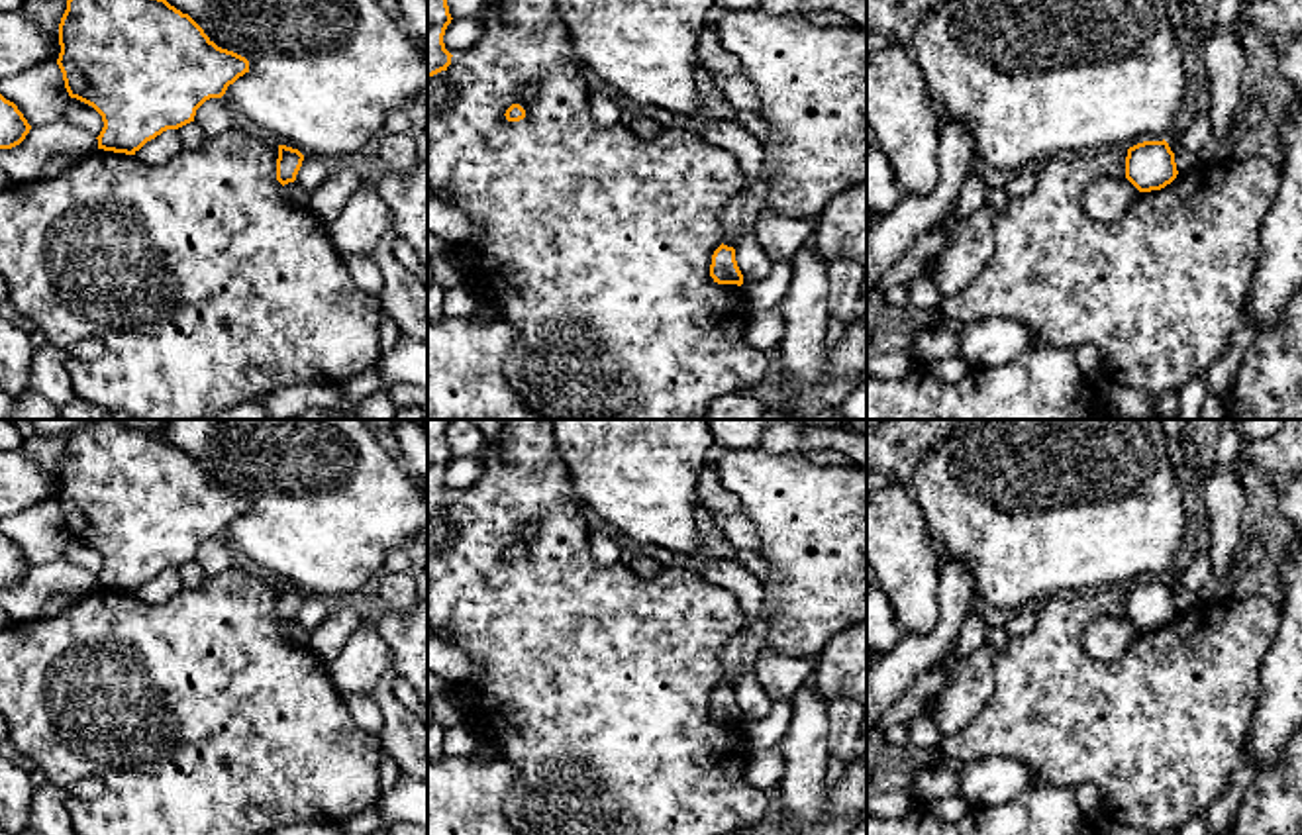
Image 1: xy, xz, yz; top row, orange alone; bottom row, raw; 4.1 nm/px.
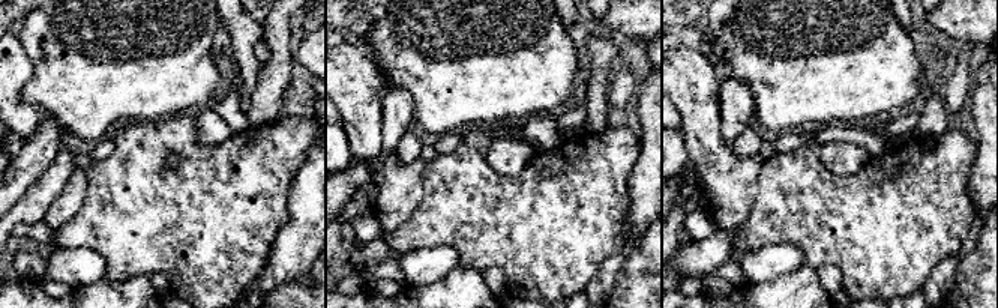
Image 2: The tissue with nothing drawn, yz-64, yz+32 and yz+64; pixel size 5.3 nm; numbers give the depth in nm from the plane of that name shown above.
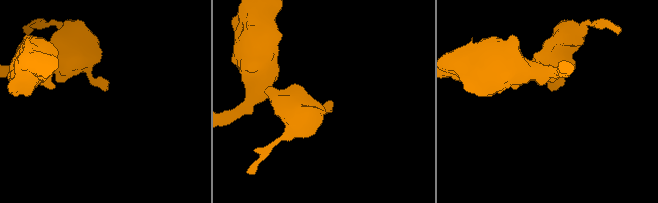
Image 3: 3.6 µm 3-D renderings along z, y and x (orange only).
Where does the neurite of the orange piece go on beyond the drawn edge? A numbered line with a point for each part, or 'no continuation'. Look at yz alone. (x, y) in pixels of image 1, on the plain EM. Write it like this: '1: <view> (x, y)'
no continuation

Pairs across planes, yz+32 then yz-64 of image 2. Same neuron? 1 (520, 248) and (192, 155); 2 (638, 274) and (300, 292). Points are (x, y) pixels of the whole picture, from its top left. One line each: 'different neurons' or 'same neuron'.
1: same neuron
2: same neuron

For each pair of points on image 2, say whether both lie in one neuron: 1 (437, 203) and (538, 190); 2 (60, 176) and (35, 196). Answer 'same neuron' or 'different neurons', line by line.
1: same neuron
2: same neuron

